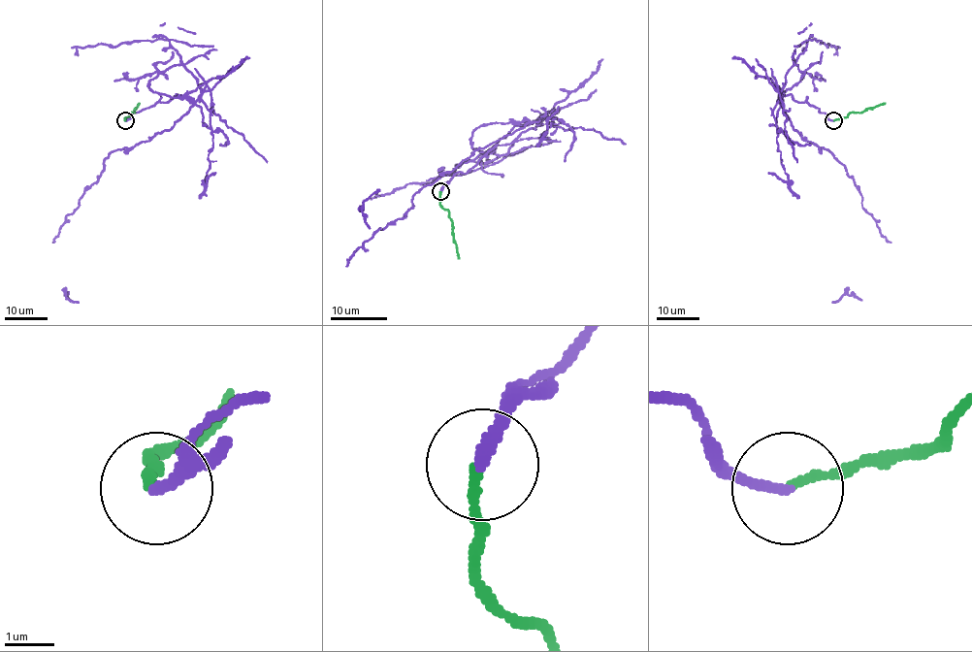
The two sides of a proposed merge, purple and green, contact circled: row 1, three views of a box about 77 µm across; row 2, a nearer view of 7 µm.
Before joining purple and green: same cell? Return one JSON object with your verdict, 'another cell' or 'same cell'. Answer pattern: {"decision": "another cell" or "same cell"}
{"decision": "another cell"}

